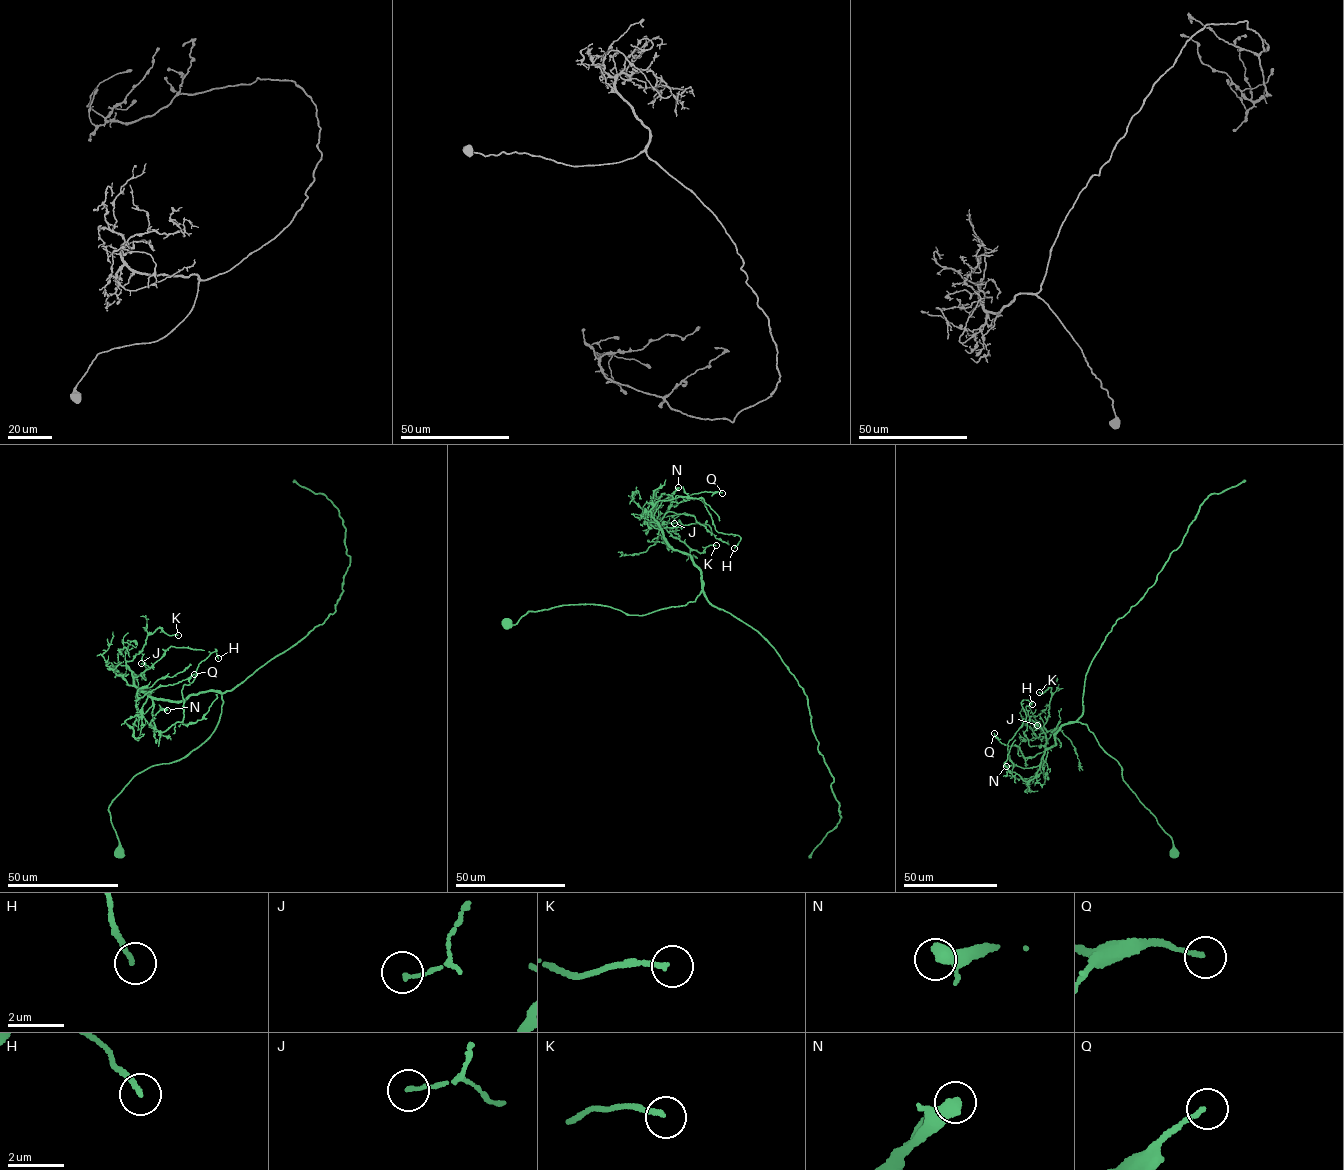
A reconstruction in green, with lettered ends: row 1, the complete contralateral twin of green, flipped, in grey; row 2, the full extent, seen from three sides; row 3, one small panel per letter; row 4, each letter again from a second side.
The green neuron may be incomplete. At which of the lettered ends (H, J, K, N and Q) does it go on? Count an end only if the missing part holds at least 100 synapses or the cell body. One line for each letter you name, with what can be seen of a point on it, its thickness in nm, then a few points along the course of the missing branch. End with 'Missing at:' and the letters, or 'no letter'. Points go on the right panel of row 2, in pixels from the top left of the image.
Missing at: no letter

